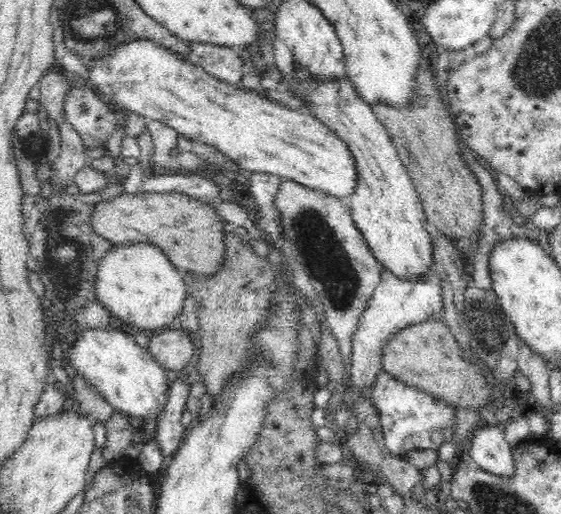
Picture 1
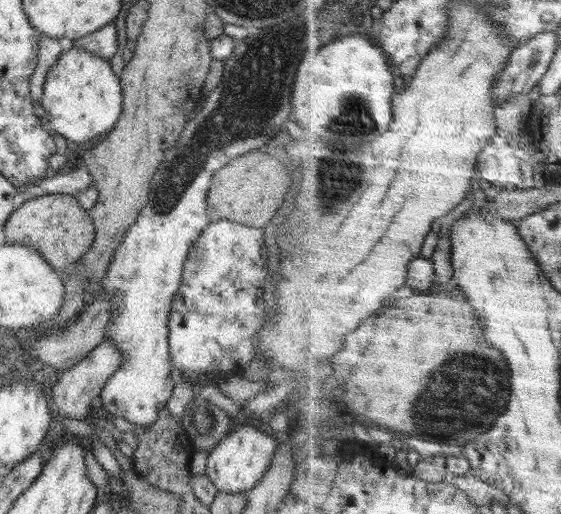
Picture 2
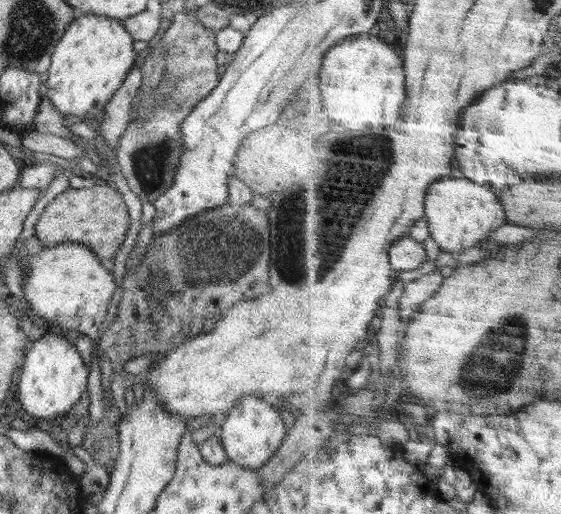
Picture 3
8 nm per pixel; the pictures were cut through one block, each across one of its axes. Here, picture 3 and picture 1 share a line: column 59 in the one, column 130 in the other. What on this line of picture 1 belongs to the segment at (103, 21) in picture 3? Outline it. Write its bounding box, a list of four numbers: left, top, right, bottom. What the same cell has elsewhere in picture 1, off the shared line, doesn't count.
[84,40,359,197]

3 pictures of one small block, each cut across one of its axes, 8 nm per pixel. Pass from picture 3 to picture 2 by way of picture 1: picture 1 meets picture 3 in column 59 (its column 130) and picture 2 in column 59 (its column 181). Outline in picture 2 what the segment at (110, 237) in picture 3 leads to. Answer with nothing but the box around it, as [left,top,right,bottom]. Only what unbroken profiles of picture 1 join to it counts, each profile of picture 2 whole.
[4,194,94,272]

